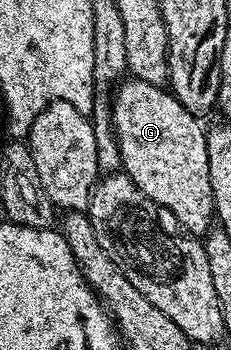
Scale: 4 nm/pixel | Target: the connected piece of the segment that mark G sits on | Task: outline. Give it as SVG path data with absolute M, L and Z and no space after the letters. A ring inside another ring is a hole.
M132 78L116 85L113 129L117 131L121 168L151 202L161 205L186 233L197 238L204 237L215 224L206 129L201 124L162 85Z

